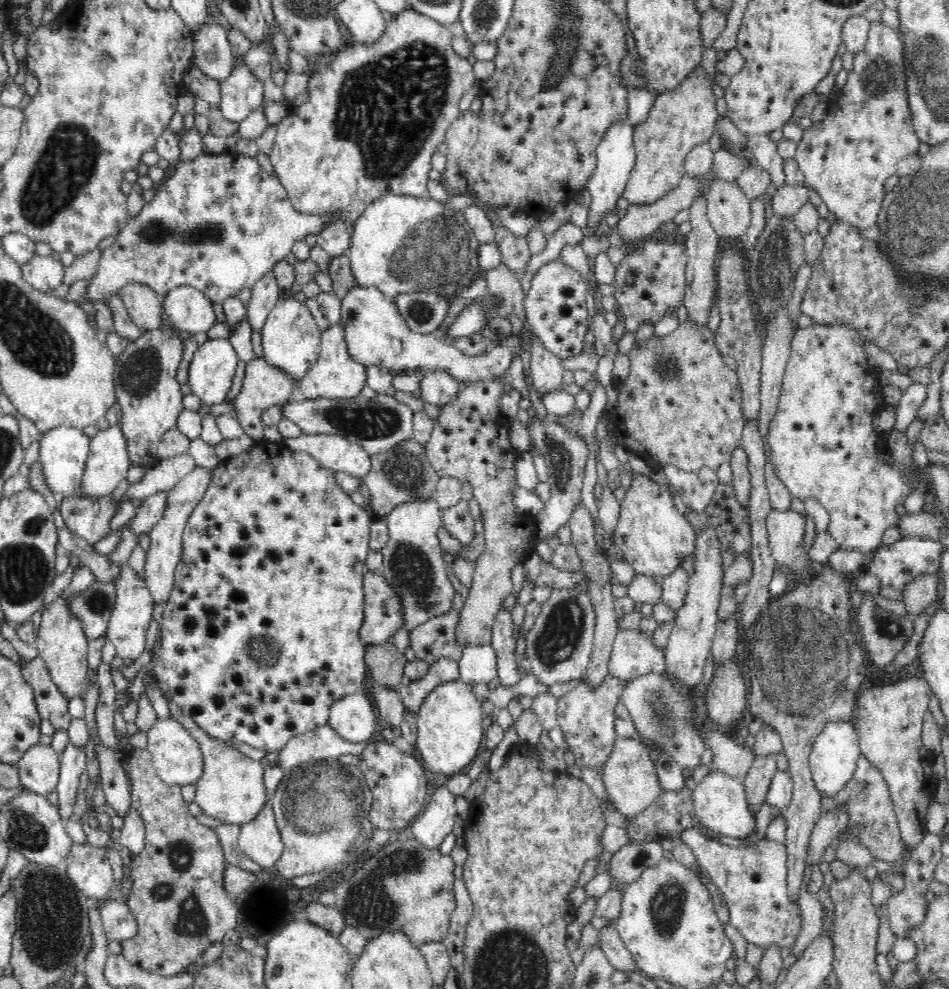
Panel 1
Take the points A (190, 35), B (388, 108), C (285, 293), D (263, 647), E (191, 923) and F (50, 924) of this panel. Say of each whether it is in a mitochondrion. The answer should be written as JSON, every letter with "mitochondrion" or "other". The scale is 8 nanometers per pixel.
{"A":"other","B":"mitochondrion","C":"other","D":"mitochondrion","E":"mitochondrion","F":"mitochondrion"}

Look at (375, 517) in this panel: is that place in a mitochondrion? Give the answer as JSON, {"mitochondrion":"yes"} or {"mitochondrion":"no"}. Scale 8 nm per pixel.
{"mitochondrion":"no"}

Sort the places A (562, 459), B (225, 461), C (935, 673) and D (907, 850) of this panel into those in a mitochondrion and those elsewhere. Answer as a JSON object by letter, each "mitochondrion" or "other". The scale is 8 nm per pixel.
{"A":"mitochondrion","B":"other","C":"other","D":"other"}

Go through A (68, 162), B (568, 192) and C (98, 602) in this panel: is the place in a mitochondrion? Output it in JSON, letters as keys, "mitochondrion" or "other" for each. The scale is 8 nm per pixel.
{"A":"mitochondrion","B":"other","C":"mitochondrion"}

